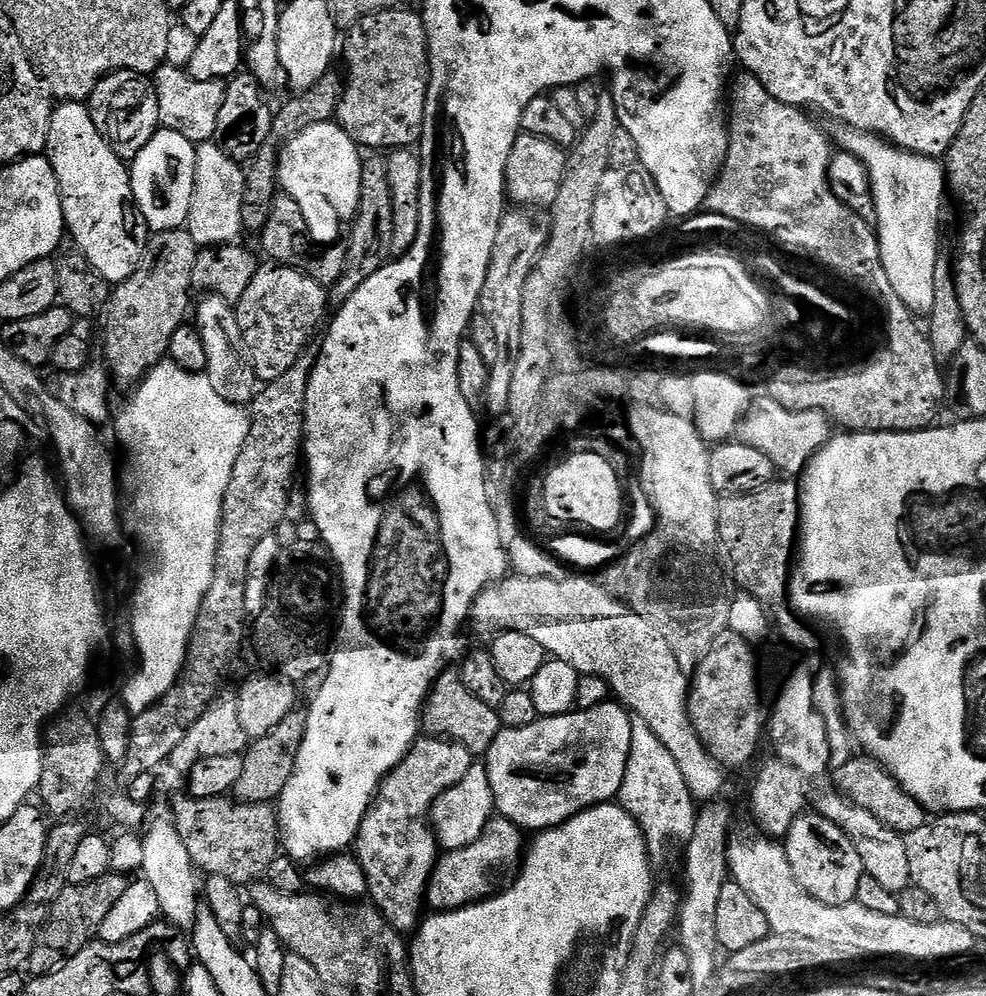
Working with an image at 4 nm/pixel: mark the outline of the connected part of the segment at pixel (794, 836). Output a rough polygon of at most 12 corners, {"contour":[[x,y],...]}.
{"contour":[[799,816],[784,849],[818,902],[855,901],[865,876],[830,818]]}

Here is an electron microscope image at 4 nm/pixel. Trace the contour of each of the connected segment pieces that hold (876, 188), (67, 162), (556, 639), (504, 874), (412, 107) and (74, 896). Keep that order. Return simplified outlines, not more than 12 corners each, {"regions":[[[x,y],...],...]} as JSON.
{"regions":[[[837,127],[866,166],[894,294],[931,313],[946,168]],[[84,102],[53,111],[50,159],[77,249],[115,286],[150,229]],[[512,574],[471,627],[522,631],[644,718],[694,800],[725,769],[690,676],[647,616],[595,579]],[[494,818],[436,861],[432,910],[479,904],[509,887],[525,833]],[[407,6],[355,21],[335,119],[412,148],[430,119],[428,35]],[[130,880],[69,884],[26,965],[50,974],[97,939]]]}

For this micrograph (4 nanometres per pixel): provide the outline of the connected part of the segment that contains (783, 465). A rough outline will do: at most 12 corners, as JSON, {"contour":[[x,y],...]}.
{"contour":[[753,399],[738,440],[800,474],[828,443],[823,412]]}

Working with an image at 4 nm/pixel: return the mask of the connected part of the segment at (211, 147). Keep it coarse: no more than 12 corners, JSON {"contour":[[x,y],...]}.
{"contour":[[216,142],[196,152],[186,231],[200,248],[245,231],[248,181]]}

